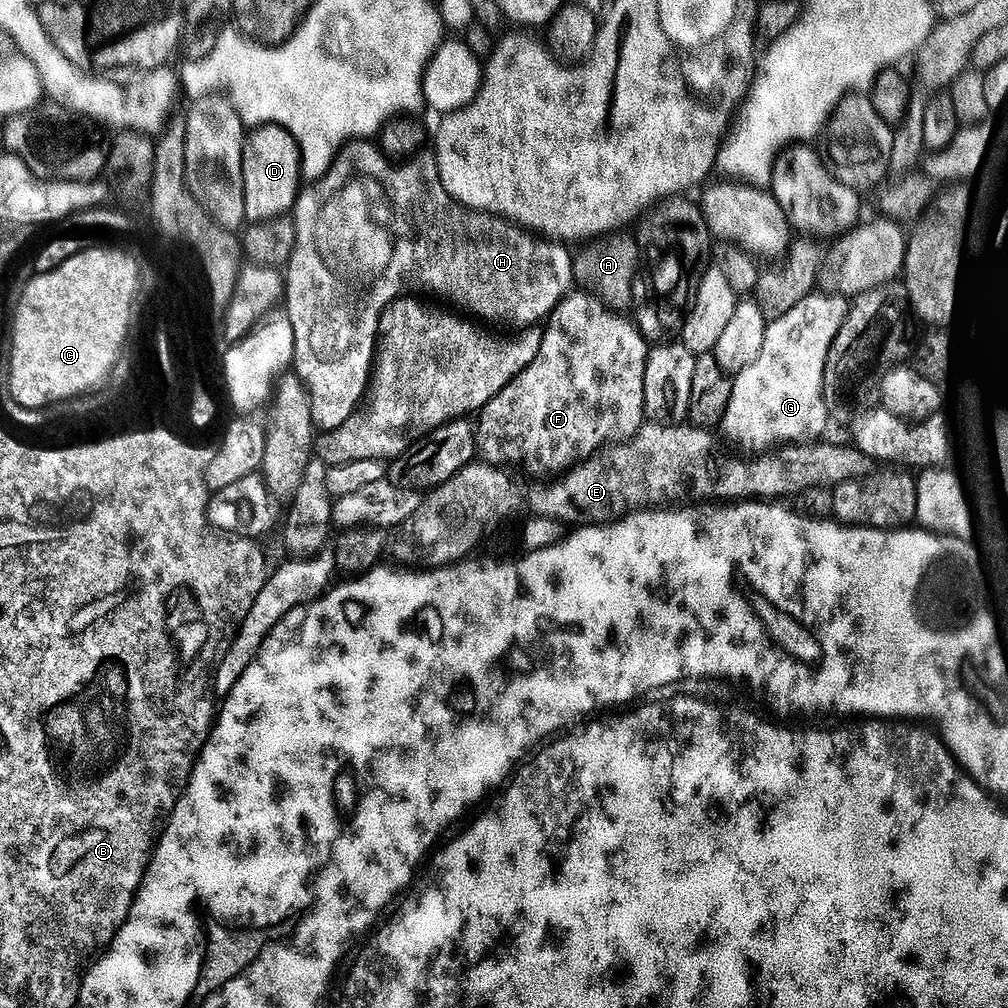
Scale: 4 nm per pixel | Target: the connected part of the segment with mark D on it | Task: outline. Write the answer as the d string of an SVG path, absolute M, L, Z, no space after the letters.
M262 124L253 127L247 133L244 144L245 166L245 214L252 222L261 220L277 220L280 216L288 216L291 208L301 199L302 173L300 171L300 147L287 128L280 124Z

